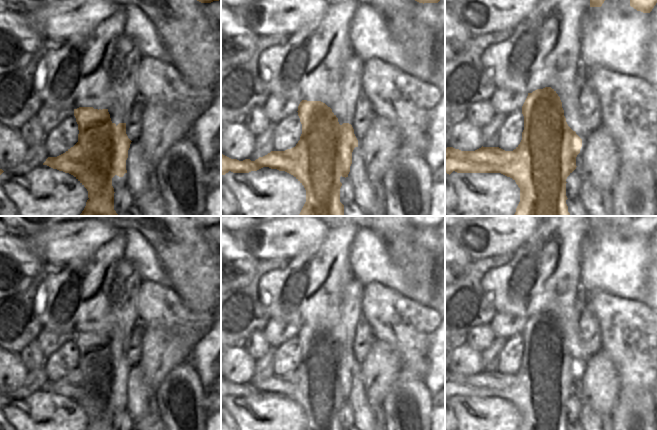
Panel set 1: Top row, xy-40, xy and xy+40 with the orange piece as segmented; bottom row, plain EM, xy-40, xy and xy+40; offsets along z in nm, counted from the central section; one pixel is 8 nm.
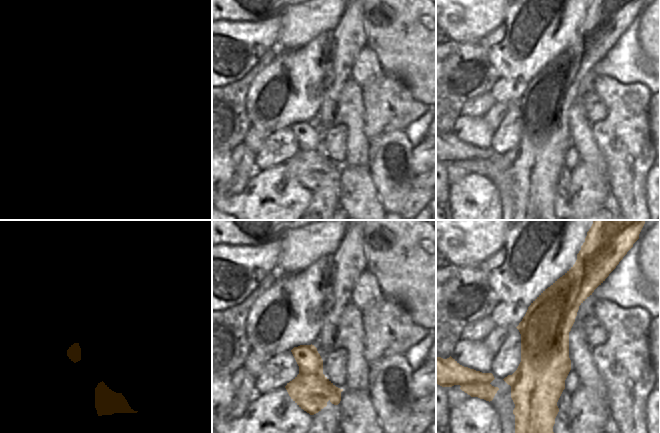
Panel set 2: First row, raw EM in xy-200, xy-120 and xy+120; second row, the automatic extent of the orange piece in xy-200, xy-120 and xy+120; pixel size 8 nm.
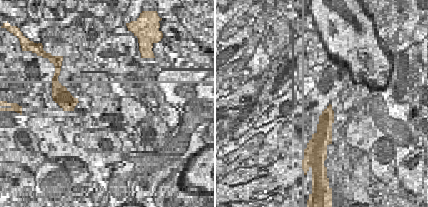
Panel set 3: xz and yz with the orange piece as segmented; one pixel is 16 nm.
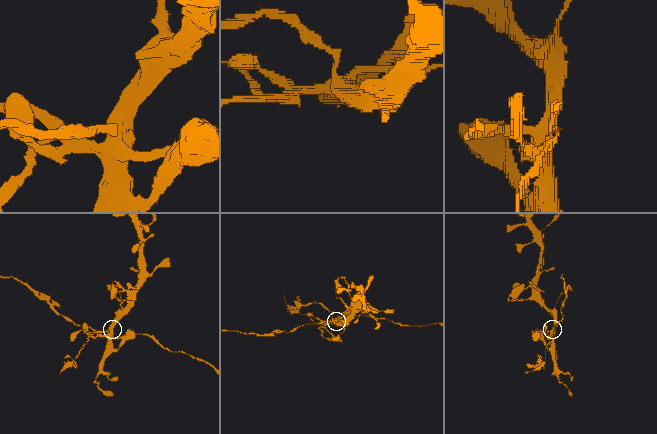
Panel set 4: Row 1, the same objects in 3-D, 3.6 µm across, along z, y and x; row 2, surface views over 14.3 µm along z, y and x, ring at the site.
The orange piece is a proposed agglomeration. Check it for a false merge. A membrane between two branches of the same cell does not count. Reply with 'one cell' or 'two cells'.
two cells

